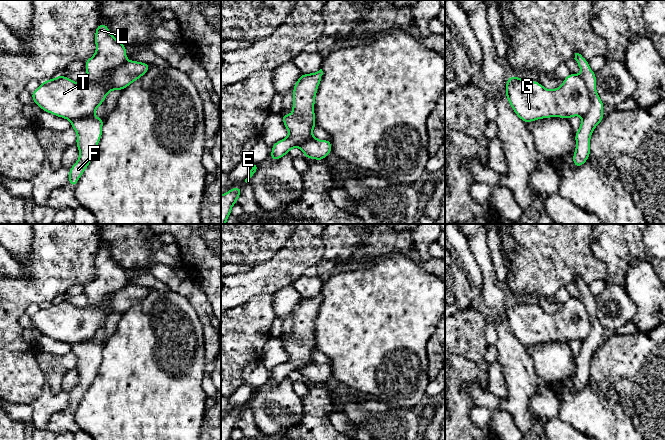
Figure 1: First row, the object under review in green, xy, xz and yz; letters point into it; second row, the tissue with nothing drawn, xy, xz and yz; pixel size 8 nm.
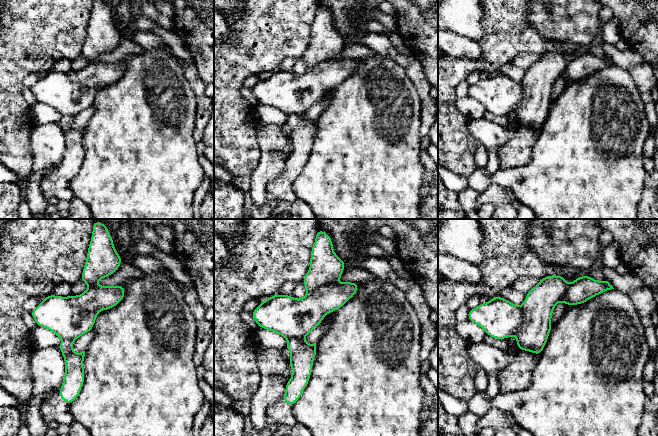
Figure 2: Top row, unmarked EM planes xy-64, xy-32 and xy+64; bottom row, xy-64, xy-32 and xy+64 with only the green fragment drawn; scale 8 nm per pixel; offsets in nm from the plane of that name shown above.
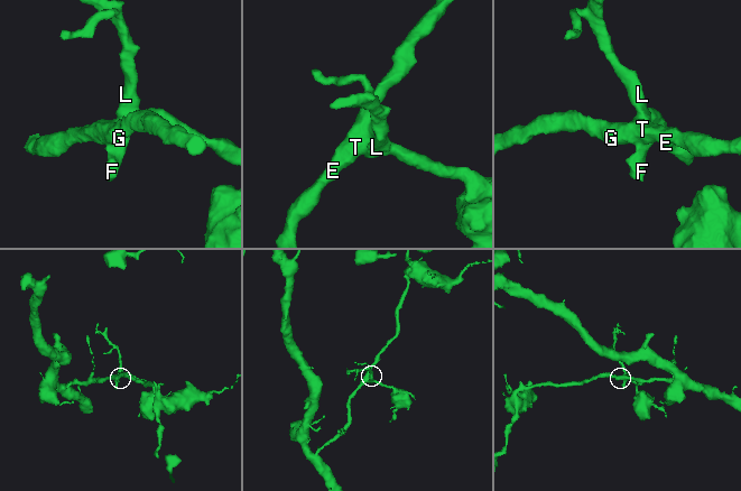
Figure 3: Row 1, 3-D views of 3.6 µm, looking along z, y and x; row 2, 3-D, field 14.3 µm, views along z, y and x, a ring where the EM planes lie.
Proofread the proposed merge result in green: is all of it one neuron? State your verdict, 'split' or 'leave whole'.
split

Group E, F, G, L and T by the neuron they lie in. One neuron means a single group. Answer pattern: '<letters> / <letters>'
E G T / F L

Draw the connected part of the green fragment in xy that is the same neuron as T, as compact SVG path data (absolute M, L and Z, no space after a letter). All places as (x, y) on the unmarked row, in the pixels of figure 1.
M129 284L108 294L103 303L87 304L82 308L59 299L43 305L31 320L45 336L70 345L85 342L95 337L110 315L125 313L150 291L147 287Z

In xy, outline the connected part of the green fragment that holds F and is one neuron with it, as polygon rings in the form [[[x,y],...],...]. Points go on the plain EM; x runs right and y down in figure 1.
[[[95,337],[71,345],[71,351],[77,357],[75,368],[79,373],[78,385],[69,393],[69,409],[72,411],[76,410],[96,377],[103,356],[103,345],[104,342],[96,342]]]

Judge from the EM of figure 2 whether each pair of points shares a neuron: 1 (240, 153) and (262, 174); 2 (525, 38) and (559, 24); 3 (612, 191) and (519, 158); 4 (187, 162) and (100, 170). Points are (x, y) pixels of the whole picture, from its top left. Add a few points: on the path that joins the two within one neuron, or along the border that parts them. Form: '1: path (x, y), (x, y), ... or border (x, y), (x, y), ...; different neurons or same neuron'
1: border (259, 145), (259, 162), (249, 176); different neurons
2: border (525, 12), (525, 19), (543, 37), (560, 41); different neurons
3: border (536, 139), (531, 158), (526, 164), (506, 167); different neurons
4: path (165, 162), (148, 162), (140, 170), (122, 170); same neuron

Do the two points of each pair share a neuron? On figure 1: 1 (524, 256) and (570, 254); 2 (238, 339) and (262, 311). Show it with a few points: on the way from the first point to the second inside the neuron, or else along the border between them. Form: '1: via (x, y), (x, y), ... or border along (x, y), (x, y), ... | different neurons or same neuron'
1: via (535, 256), (559, 254) | same neuron
2: via (245, 333), (245, 328), (255, 318) | same neuron

